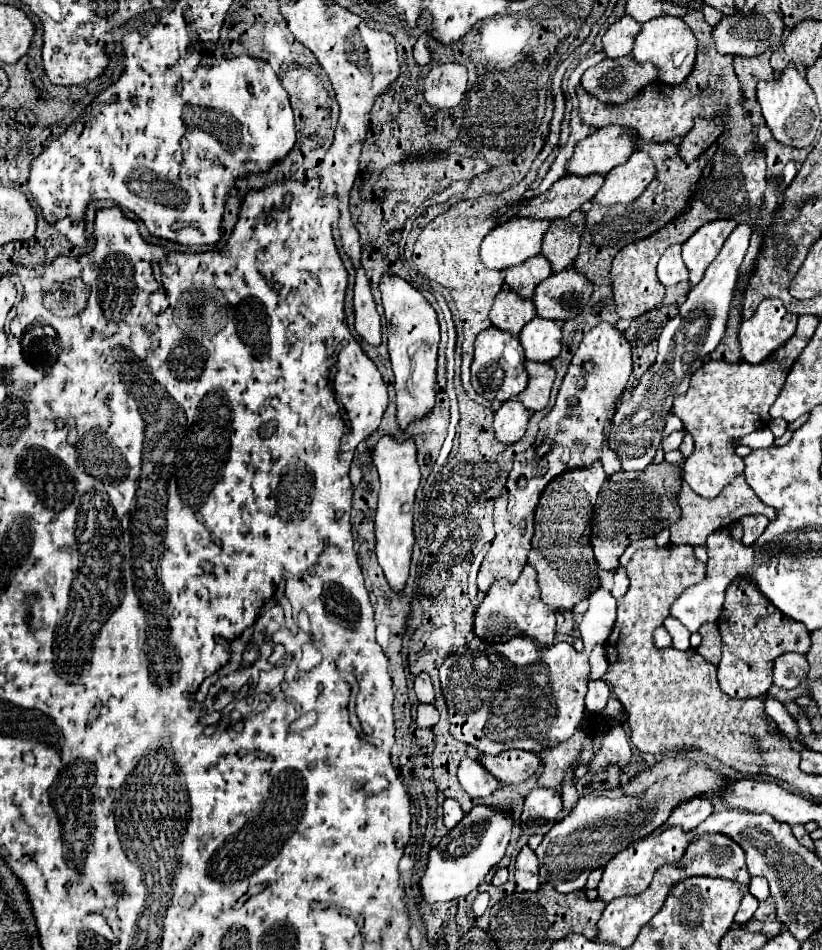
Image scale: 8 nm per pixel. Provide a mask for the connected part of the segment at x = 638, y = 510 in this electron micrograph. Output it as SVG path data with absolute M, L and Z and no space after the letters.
M666 461L660 465L652 463L646 467L646 471L618 471L606 477L592 521L596 523L596 531L592 527L592 547L600 569L618 569L618 559L632 541L654 537L680 519L680 507L676 499L676 493L680 493L680 483L682 465L672 465Z

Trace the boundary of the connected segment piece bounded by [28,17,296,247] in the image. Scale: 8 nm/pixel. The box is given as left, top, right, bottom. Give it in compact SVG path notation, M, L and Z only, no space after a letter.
M190 17L170 19L170 27L169 22L160 22L159 25L154 26L153 31L150 31L146 37L140 31L126 33L124 41L122 41L122 49L124 49L124 55L126 55L126 69L120 75L120 79L114 85L110 85L88 107L88 119L84 121L82 133L78 133L74 127L70 127L56 141L52 141L38 159L32 161L28 189L30 189L36 205L42 209L44 219L52 227L56 227L64 237L68 237L74 247L84 247L86 245L86 235L84 235L86 207L90 205L90 201L98 201L98 199L114 201L118 207L126 207L132 213L136 213L144 221L144 225L148 227L150 235L154 235L154 237L162 237L162 239L168 239L168 241L174 241L174 243L180 243L180 245L188 245L188 247L214 245L222 237L220 225L222 225L222 213L224 213L224 205L226 205L226 195L234 187L236 179L246 177L250 173L266 173L266 171L270 171L296 145L294 115L292 115L290 99L288 99L288 93L282 89L280 81L278 81L276 67L270 67L266 61L254 59L250 55L240 55L240 57L228 59L228 57L212 53L212 51L199 51L199 42L202 43L200 37L198 37L198 31L192 27L192 19Z

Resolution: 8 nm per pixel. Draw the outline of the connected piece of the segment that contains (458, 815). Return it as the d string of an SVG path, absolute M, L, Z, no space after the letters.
M446 799L444 801L444 825L446 829L454 829L464 817L464 811L462 807L454 801L454 799Z

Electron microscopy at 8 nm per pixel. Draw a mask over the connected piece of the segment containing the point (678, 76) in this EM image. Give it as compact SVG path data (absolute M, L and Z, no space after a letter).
M658 17L658 19L652 19L652 21L642 25L642 31L638 33L638 37L634 41L632 55L640 63L652 61L660 71L658 79L662 83L678 85L692 73L694 63L696 63L696 51L698 51L696 35L692 33L692 29L688 25L684 25L682 19L678 19L678 17Z

